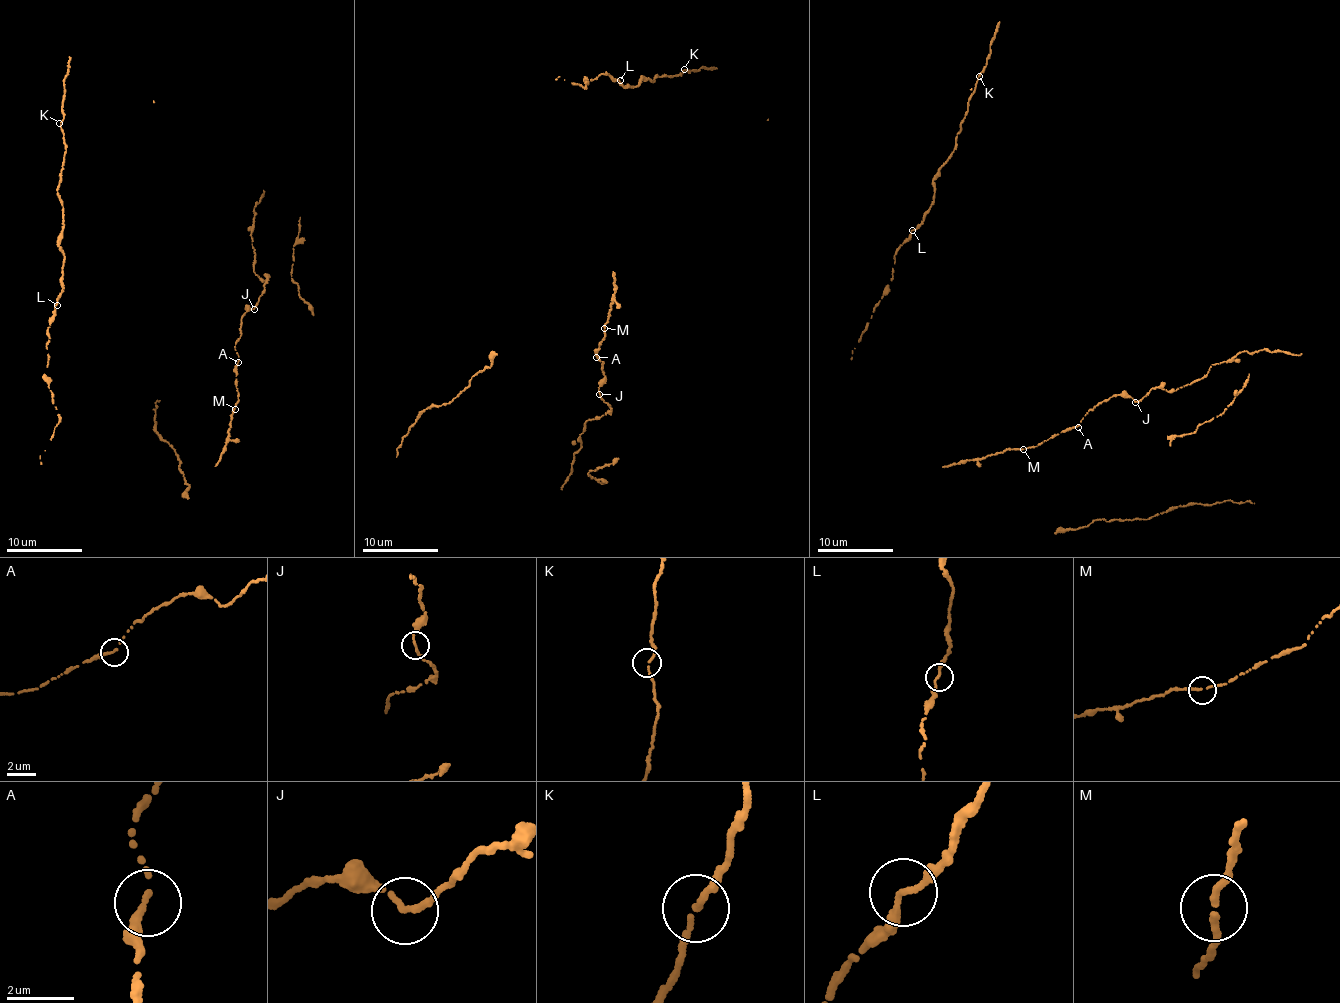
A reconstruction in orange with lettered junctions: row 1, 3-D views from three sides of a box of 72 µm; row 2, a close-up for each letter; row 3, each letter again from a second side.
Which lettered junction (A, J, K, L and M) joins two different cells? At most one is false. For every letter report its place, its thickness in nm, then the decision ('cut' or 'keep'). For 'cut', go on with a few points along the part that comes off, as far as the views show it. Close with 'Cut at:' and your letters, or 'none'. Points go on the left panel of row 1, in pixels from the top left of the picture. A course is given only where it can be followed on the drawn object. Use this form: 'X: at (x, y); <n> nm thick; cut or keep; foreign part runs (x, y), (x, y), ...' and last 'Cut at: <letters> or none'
A: at (238, 362); 190 nm thick; keep
J: at (254, 309); 170 nm thick; keep
K: at (59, 123); 170 nm thick; keep
L: at (57, 305); 190 nm thick; keep
M: at (235, 409); 180 nm thick; keep
Cut at: none

